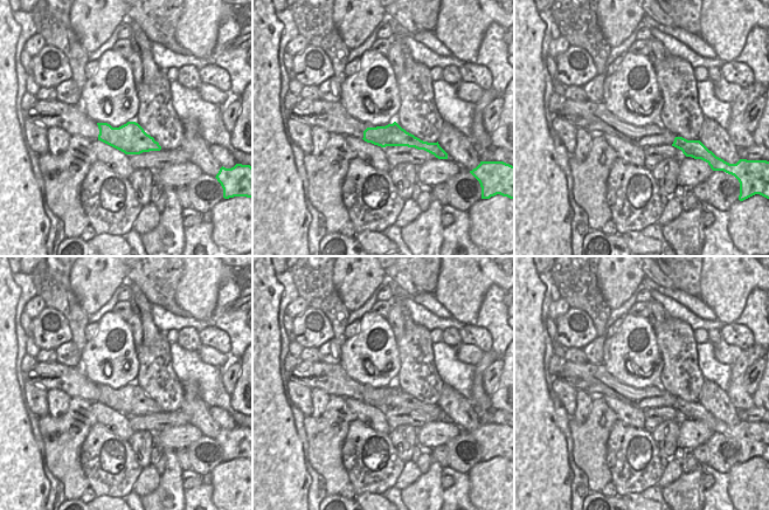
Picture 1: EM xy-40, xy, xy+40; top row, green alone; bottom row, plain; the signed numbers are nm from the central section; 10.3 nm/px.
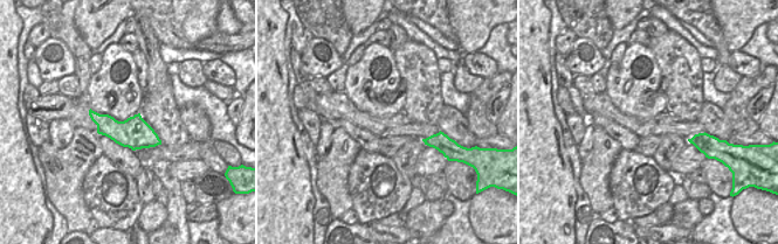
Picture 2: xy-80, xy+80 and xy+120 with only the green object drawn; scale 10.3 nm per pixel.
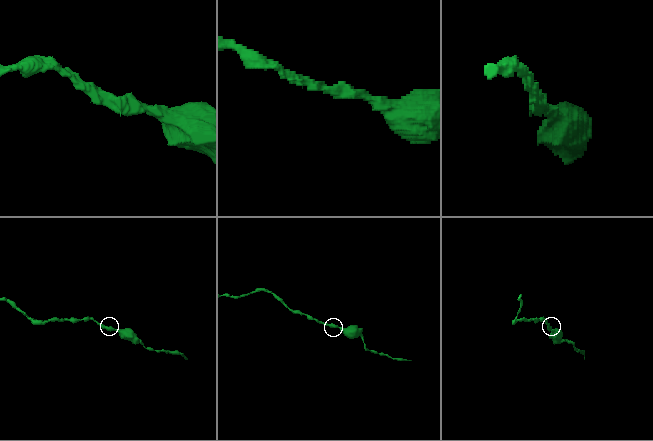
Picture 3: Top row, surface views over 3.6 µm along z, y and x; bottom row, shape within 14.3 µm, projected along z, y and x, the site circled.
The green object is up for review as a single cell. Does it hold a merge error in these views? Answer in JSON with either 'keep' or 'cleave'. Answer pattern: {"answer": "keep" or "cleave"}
{"answer": "keep"}

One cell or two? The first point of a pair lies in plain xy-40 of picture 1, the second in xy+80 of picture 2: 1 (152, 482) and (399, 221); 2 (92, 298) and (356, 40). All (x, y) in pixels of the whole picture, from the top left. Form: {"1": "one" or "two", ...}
{"1": "two", "2": "two"}

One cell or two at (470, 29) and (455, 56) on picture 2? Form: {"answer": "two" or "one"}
{"answer": "two"}

